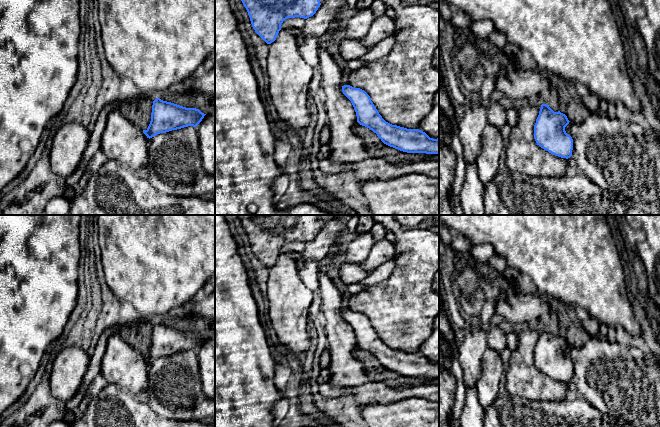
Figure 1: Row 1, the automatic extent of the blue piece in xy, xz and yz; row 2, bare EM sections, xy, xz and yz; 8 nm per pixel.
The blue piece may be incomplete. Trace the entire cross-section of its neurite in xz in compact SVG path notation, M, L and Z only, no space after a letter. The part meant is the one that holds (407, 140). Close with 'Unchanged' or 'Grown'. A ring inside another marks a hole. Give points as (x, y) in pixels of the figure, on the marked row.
M344 85L342 86L342 92L351 101L356 112L357 122L376 133L384 144L407 153L439 154L439 138L430 138L419 129L407 129L386 122L364 90Z. Unchanged

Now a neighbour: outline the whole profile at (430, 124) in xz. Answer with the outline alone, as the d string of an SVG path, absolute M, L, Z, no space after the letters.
M439 91L435 94L431 112L421 121L419 130L430 138L439 138Z

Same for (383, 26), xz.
M382 15L376 17L365 37L360 39L360 41L366 47L373 47L380 41L394 35L395 32L395 21L394 19Z

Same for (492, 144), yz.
M488 123L482 132L481 152L476 162L478 176L482 183L488 183L499 172L505 144L501 130Z

